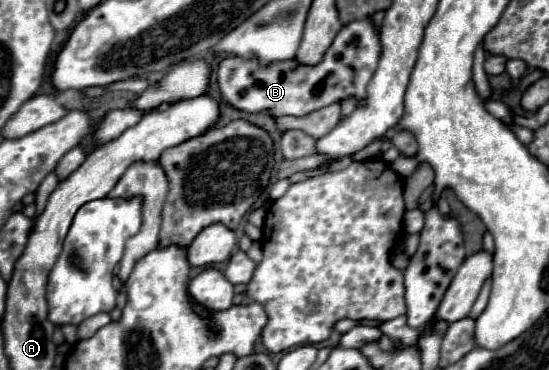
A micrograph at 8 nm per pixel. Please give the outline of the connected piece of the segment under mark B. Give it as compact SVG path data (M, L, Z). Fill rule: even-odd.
M362 18L344 24L322 60L314 66L300 64L296 58L262 66L256 58L228 56L218 62L216 80L222 100L240 112L260 112L272 118L308 116L334 102L344 102L346 98L356 98L358 106L364 106L366 86L376 72L380 56L380 32L376 30L372 18Z

